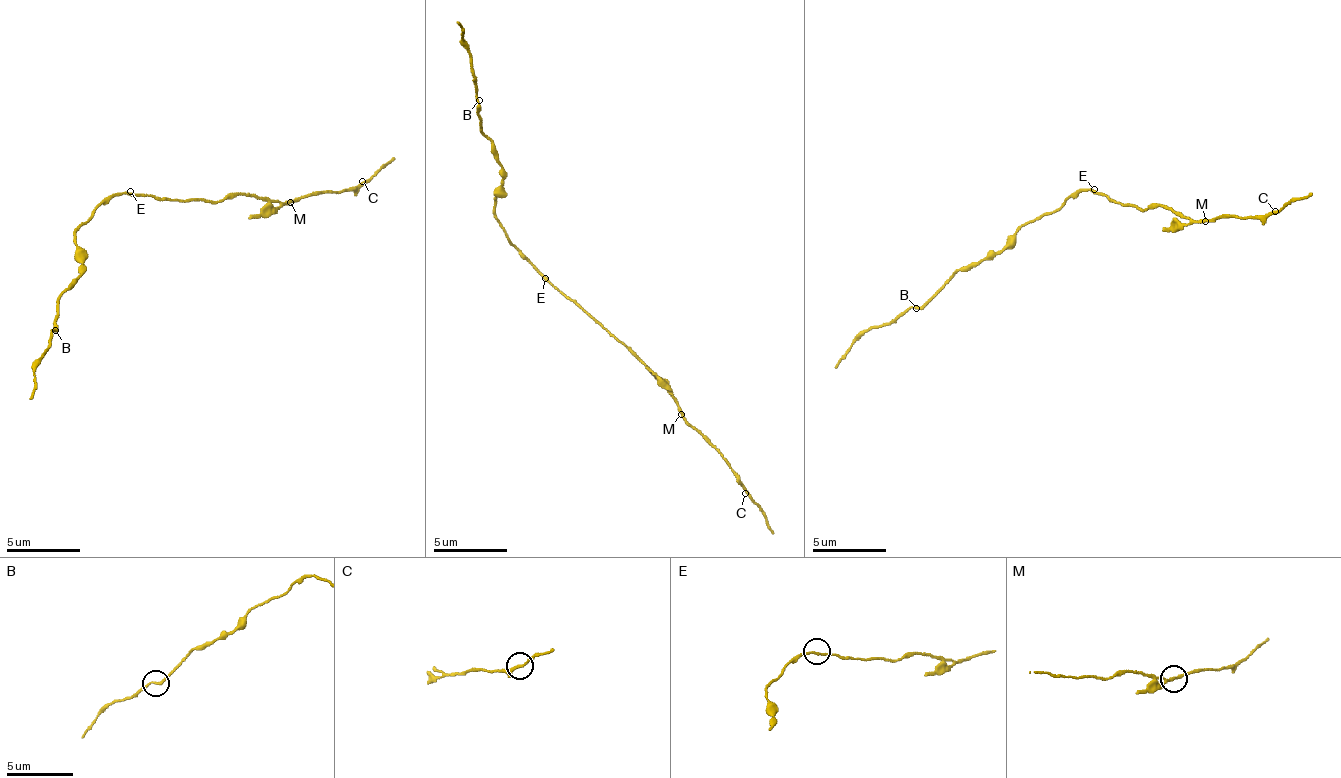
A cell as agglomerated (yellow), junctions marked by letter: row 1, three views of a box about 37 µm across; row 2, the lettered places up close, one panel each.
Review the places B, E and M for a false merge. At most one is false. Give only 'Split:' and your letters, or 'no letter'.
Split: M

